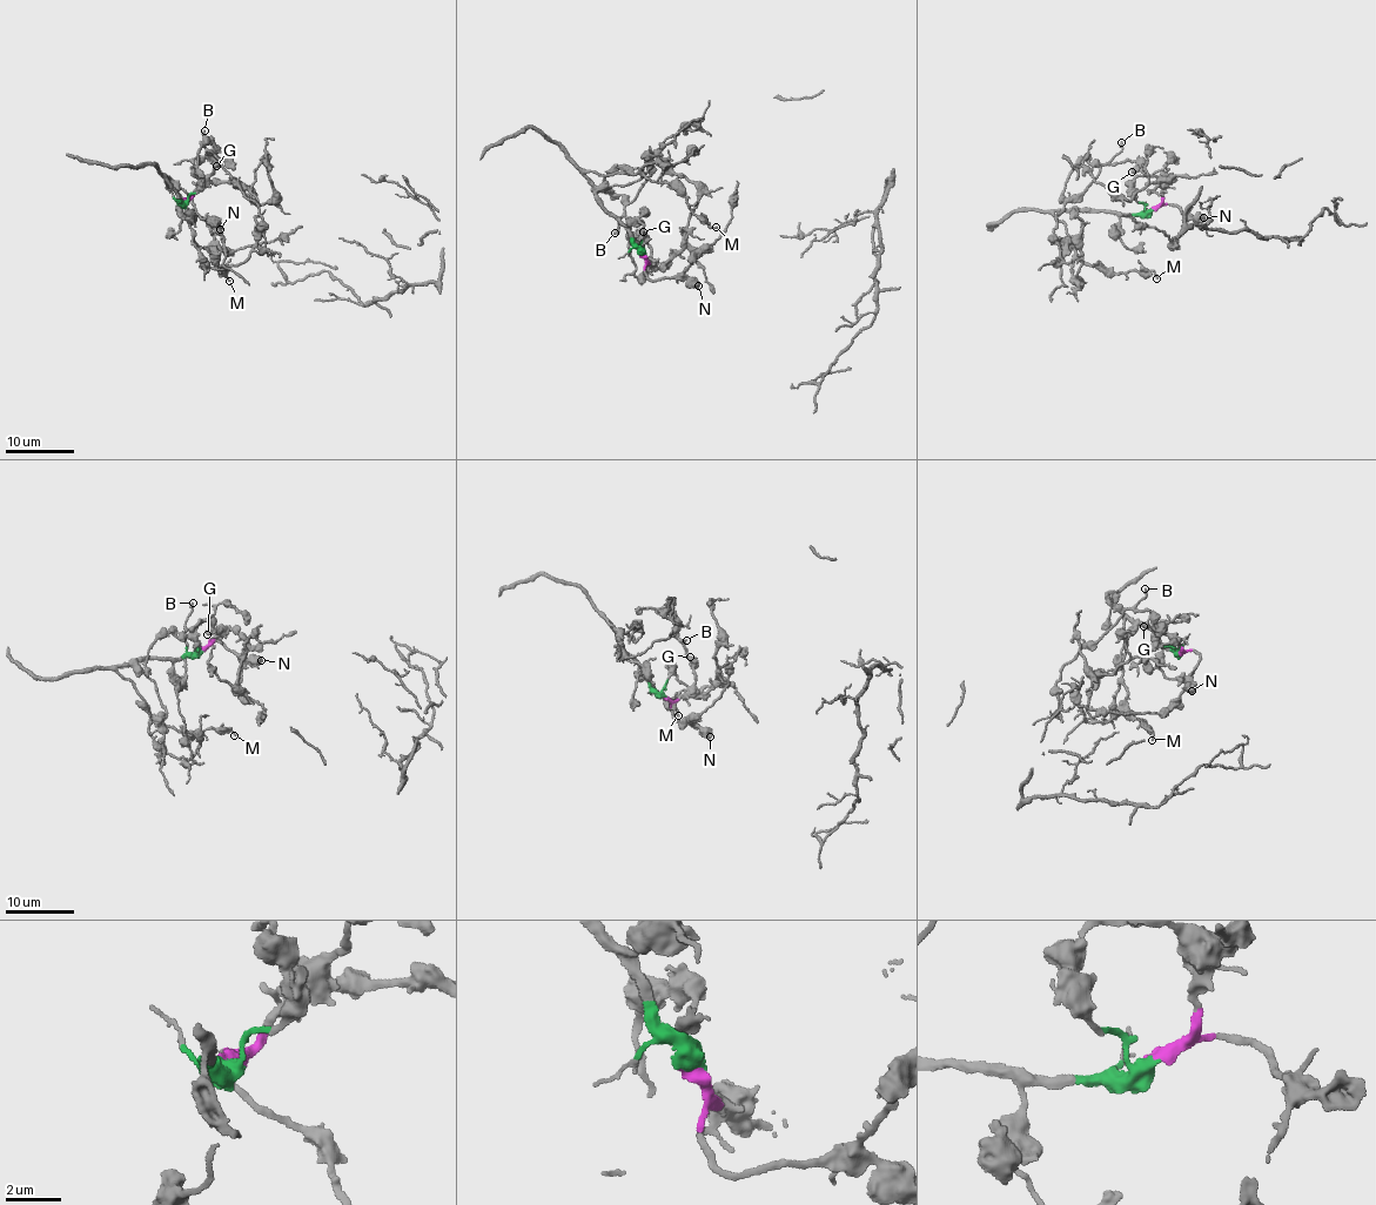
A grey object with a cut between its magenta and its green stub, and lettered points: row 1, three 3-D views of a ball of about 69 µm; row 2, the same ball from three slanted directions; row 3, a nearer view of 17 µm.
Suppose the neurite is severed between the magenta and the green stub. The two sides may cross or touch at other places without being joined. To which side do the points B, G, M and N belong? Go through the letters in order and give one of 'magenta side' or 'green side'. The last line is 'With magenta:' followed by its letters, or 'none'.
B: magenta side
G: magenta side
M: green side
N: magenta side
With magenta: B, G, N

